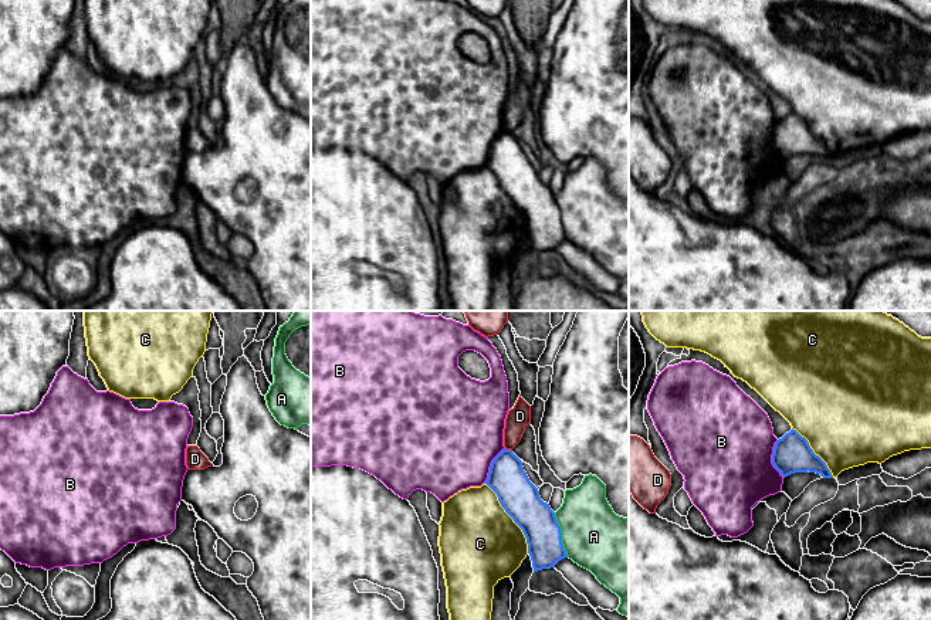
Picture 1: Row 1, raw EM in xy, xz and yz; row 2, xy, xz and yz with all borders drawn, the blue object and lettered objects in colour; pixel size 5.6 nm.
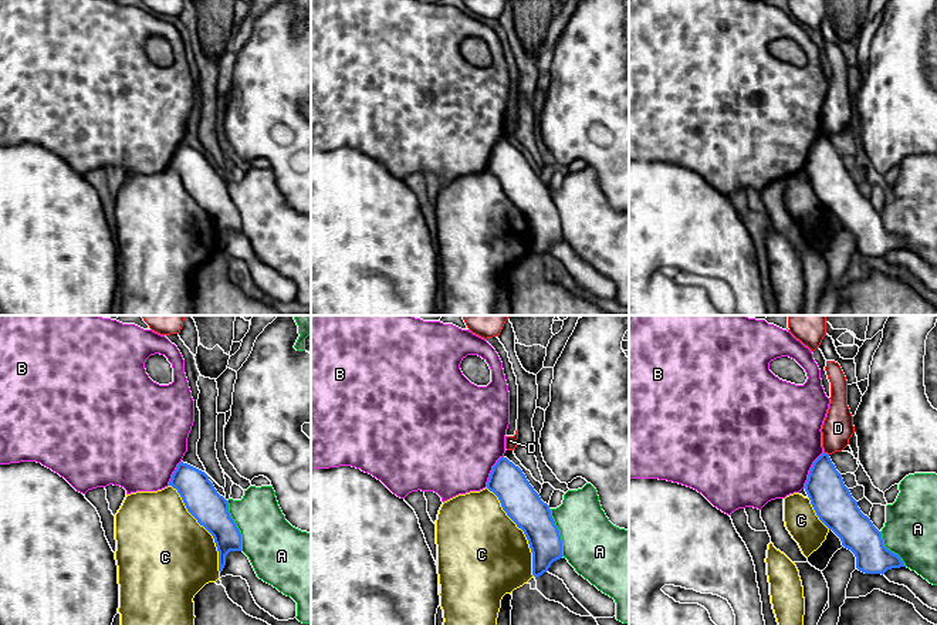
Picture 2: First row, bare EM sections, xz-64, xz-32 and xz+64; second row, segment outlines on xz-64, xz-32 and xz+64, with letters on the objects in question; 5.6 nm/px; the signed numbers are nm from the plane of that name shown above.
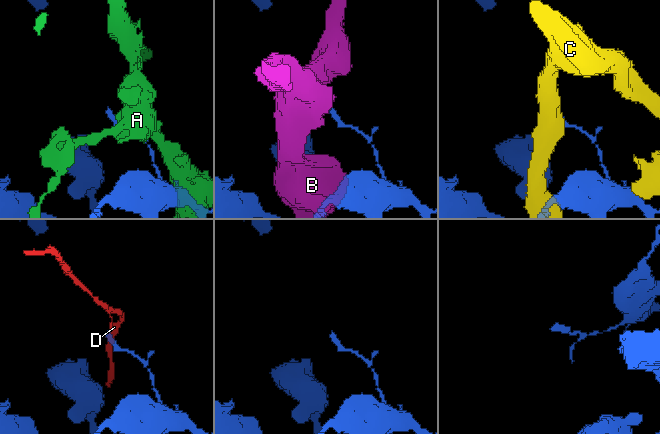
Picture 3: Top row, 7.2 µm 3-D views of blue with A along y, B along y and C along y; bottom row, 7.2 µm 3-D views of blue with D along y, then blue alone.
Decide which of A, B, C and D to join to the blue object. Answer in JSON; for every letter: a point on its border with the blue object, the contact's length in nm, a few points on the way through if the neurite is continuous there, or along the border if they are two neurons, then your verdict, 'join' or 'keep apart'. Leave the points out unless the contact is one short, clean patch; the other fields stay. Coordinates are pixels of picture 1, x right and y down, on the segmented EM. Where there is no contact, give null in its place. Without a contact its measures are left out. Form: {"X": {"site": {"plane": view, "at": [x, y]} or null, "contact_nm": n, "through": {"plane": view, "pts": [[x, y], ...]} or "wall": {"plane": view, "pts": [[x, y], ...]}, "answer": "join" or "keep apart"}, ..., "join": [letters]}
{"A": {"site": {"plane": "xz", "at": [561, 535]}, "contact_nm": 260, "answer": "keep apart"}, "B": {"site": {"plane": "yz", "at": [772, 458]}, "contact_nm": 220, "answer": "keep apart"}, "C": {"site": {"plane": "xz", "at": [511, 517]}, "contact_nm": 460, "answer": "keep apart"}, "D": {"site": {"plane": "xz", "at": [508, 450]}, "contact_nm": 50, "wall": {"plane": "xz", "pts": [[505, 447], [511, 451]]}, "answer": "keep apart"}, "join": []}

